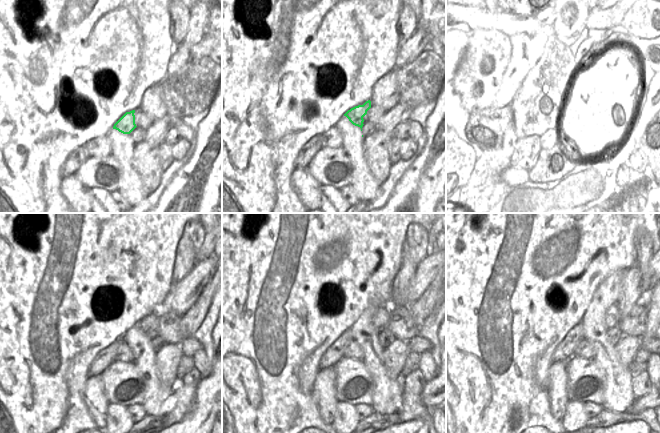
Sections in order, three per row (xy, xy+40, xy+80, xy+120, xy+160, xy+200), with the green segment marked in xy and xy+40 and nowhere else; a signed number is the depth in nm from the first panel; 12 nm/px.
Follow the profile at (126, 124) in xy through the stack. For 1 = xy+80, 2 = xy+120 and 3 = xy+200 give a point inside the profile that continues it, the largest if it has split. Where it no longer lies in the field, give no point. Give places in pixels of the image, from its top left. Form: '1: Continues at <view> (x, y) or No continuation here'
1: Continues at xy+80 (594, 102)
2: Continues at xy+120 (149, 324)
3: Continues at xy+200 (612, 317)

